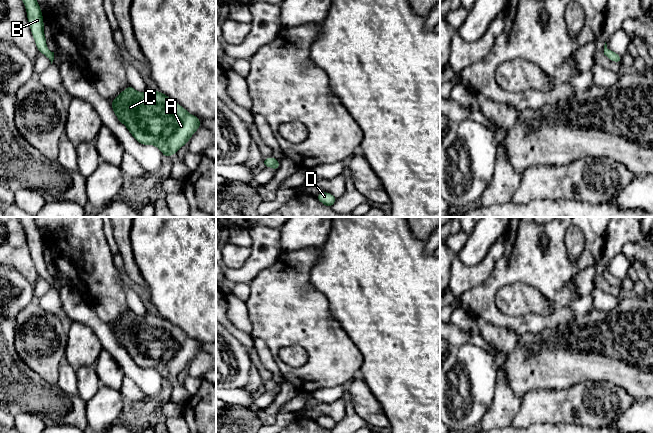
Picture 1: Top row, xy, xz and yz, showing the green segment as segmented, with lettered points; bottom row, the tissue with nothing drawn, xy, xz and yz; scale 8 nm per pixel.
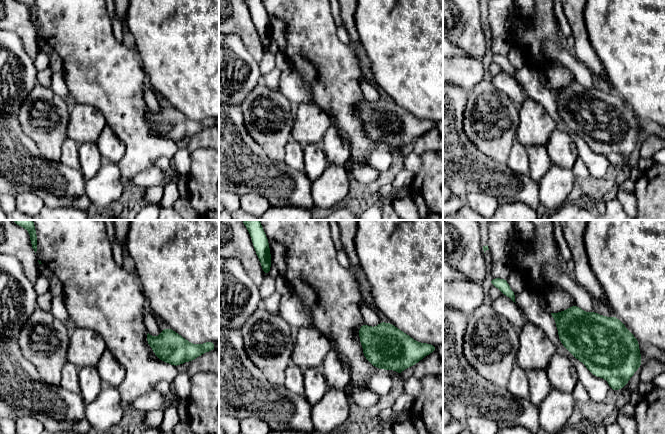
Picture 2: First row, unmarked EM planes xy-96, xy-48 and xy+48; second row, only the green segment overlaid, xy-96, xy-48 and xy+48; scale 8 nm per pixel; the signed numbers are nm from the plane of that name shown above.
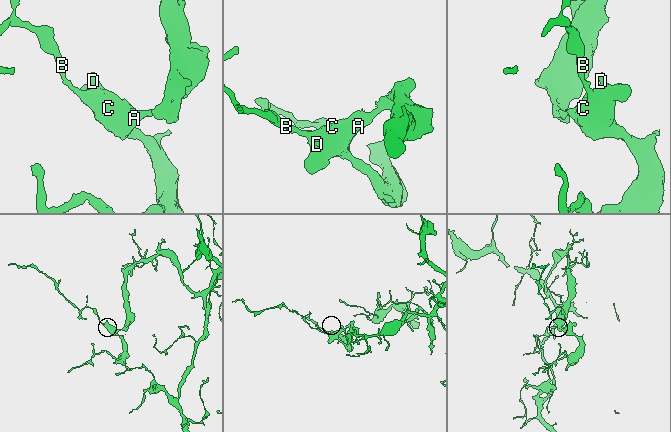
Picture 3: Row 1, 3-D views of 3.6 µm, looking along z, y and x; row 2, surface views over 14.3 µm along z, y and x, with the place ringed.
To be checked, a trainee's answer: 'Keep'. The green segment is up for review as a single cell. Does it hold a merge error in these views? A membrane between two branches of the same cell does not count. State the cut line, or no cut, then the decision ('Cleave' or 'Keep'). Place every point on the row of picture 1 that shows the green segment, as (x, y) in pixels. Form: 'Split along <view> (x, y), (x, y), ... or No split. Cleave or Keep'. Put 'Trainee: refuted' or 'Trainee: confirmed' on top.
Trainee: confirmed
No split. Keep

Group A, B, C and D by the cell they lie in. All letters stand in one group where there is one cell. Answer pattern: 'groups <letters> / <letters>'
groups A B C D

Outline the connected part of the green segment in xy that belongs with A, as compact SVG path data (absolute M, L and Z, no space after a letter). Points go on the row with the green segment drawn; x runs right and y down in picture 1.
M129 85L110 103L117 119L124 124L130 134L141 145L156 146L164 157L170 157L188 143L192 135L201 127L197 116L160 91L136 91Z

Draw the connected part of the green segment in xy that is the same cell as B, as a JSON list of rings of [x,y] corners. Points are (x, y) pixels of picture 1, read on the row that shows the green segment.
[[[22,0],[27,12],[27,19],[33,35],[38,52],[46,56],[51,64],[54,60],[54,52],[47,48],[46,36],[44,34],[43,14],[37,0]]]

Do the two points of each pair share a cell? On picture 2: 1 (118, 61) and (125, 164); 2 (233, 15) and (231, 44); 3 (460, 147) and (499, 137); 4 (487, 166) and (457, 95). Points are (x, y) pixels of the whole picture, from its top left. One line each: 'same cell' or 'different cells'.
1: same cell
2: different cells
3: different cells
4: same cell

